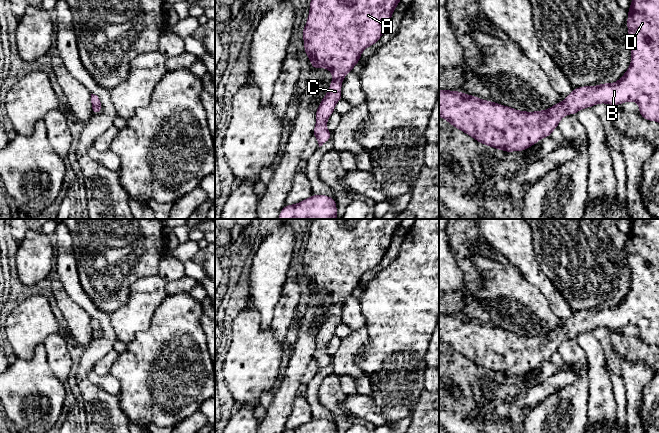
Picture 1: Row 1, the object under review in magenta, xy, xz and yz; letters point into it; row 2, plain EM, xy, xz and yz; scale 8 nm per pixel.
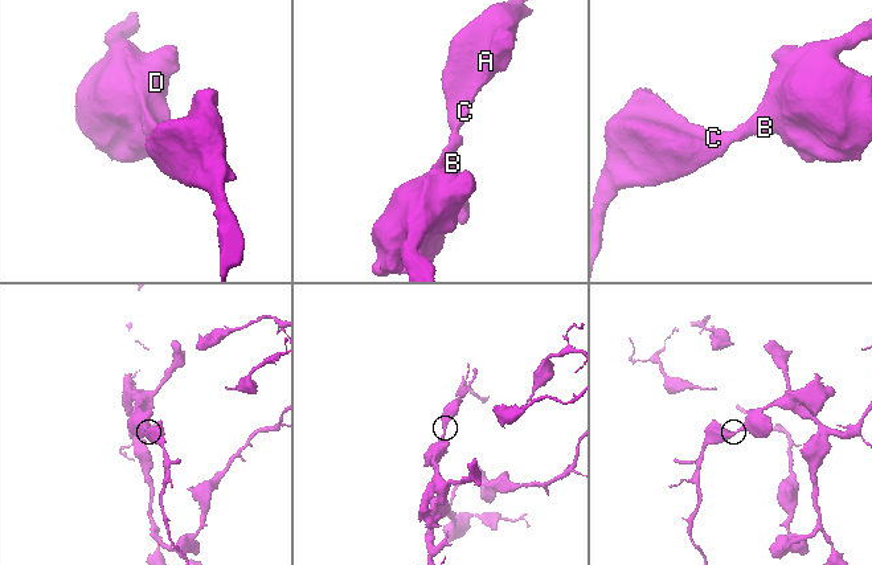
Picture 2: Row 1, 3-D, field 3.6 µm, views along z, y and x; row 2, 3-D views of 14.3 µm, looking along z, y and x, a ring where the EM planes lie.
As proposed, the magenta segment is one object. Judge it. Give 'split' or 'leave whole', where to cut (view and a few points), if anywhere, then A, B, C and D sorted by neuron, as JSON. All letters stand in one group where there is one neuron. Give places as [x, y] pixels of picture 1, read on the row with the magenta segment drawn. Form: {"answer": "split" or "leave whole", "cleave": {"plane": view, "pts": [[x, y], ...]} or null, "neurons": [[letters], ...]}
{"answer": "leave whole", "cleave": null, "neurons": [["A", "B", "C", "D"]]}

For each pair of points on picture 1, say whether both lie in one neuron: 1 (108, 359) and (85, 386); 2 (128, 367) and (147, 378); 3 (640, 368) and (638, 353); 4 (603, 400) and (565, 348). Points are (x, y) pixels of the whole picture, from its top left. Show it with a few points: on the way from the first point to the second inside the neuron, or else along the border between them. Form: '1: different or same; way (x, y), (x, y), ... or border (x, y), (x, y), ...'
1: different; border (110, 351), (93, 368)
2: same; way (133, 368), (137, 368), (142, 373)
3: different; border (621, 358), (632, 361), (644, 361), (648, 365)
4: different; border (586, 357), (588, 365), (588, 403)

